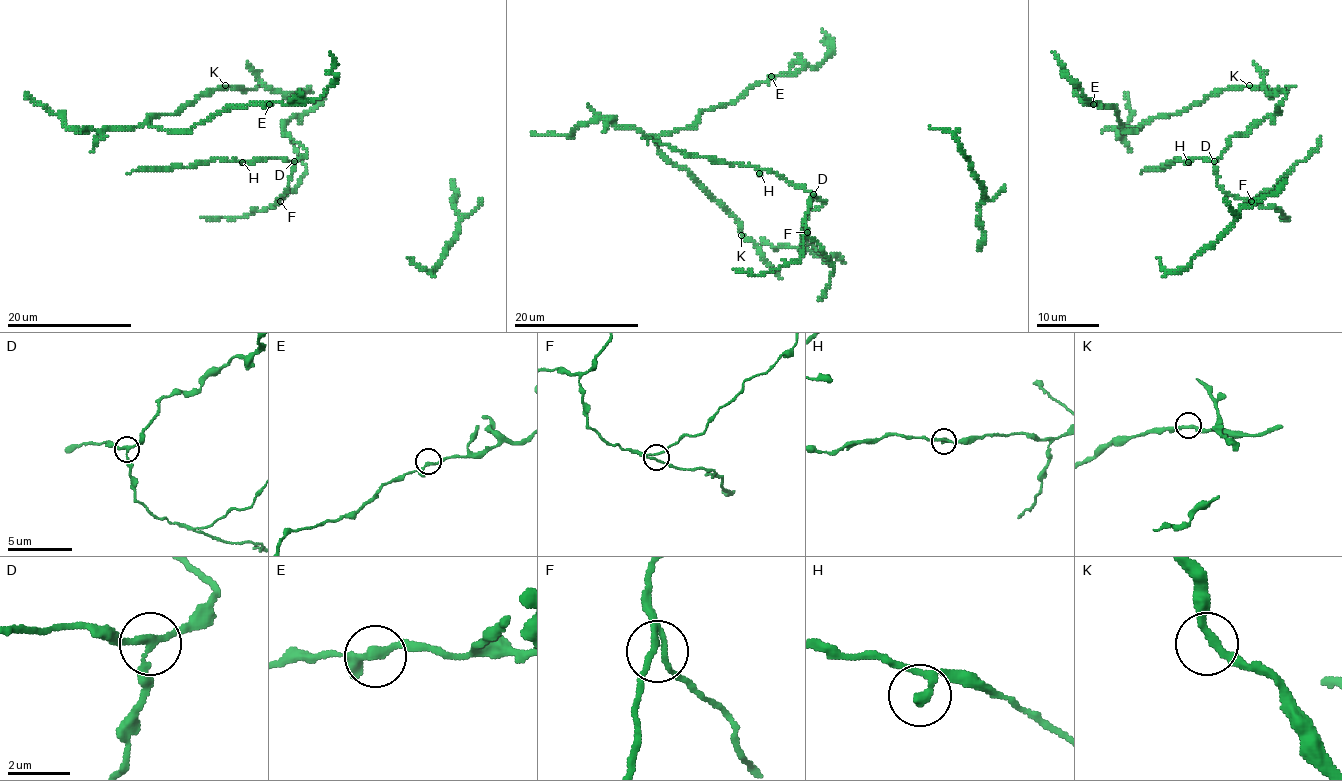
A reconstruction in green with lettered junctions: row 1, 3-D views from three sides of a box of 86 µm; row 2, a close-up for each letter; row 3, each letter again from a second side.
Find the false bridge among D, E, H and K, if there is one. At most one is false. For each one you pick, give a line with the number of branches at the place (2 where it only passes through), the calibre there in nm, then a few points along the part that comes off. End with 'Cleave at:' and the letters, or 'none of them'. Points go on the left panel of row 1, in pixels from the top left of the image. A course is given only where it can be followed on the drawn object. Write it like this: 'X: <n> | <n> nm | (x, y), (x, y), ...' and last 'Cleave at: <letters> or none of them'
D: 3 | 190 nm | (294, 162), (289, 187), (281, 199), (295, 190), (307, 171), (290, 135)
Cleave at: D

